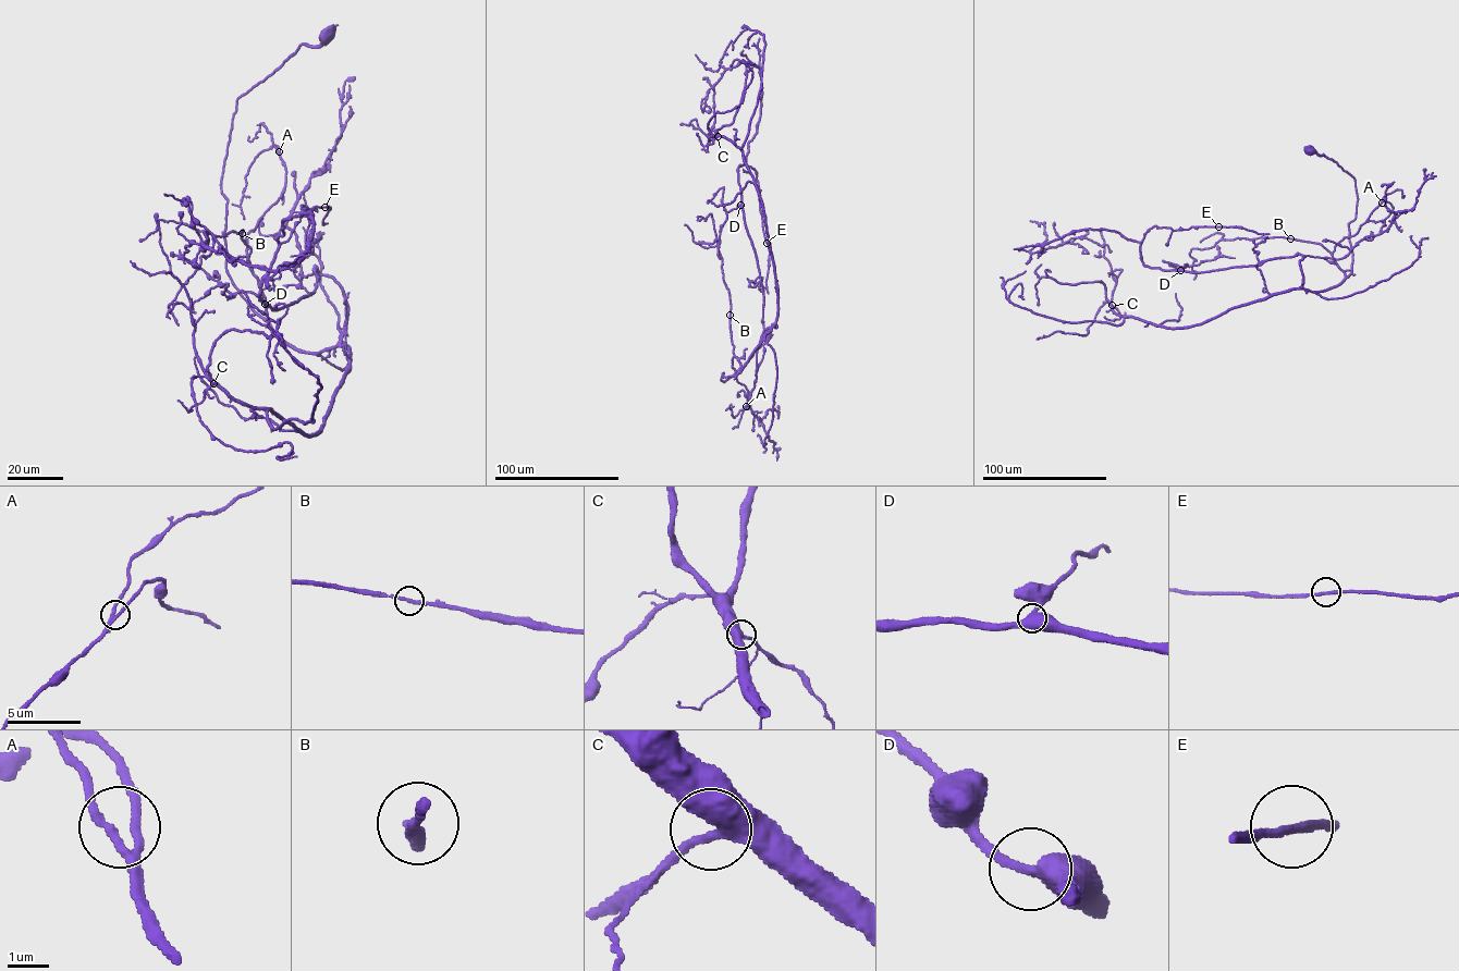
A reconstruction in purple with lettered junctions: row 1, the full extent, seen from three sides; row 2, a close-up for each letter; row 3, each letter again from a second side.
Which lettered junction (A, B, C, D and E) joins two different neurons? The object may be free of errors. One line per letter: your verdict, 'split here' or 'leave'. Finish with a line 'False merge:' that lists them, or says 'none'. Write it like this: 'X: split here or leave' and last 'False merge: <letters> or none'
A: leave
B: leave
C: leave
D: leave
E: leave
False merge: none

